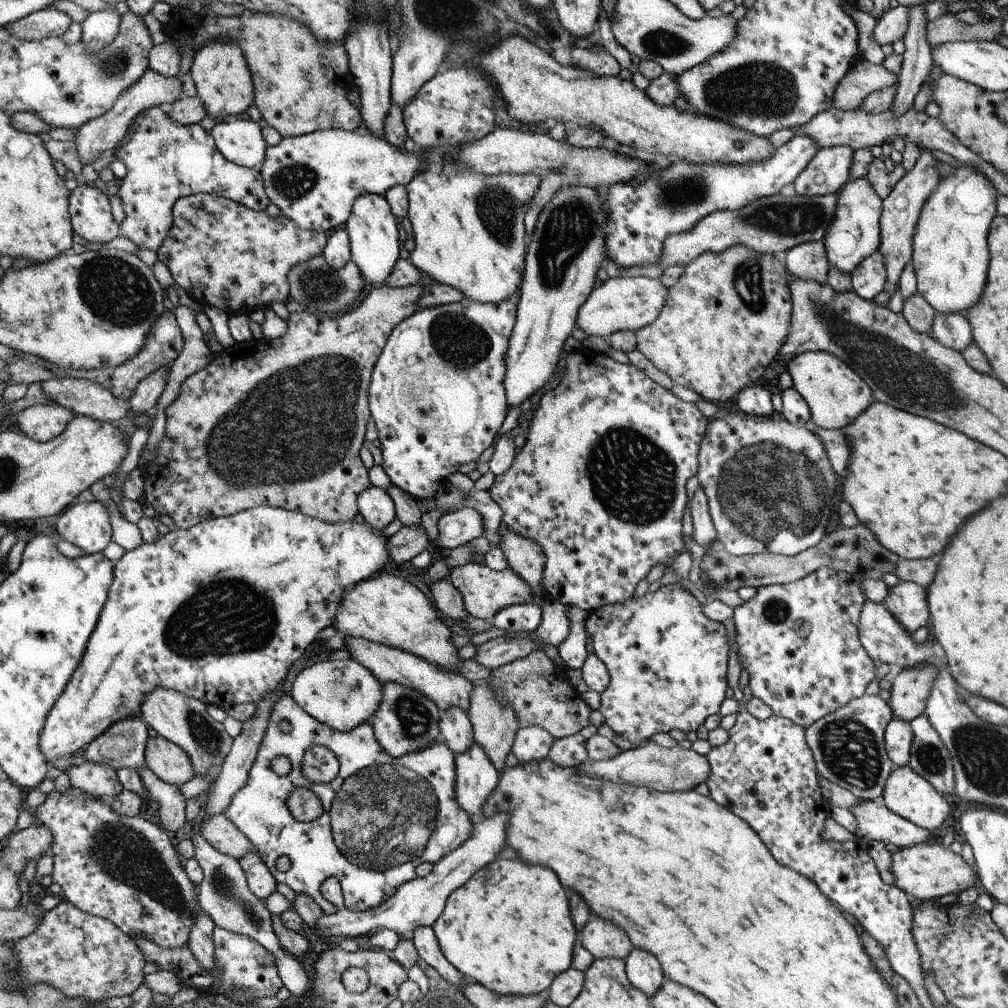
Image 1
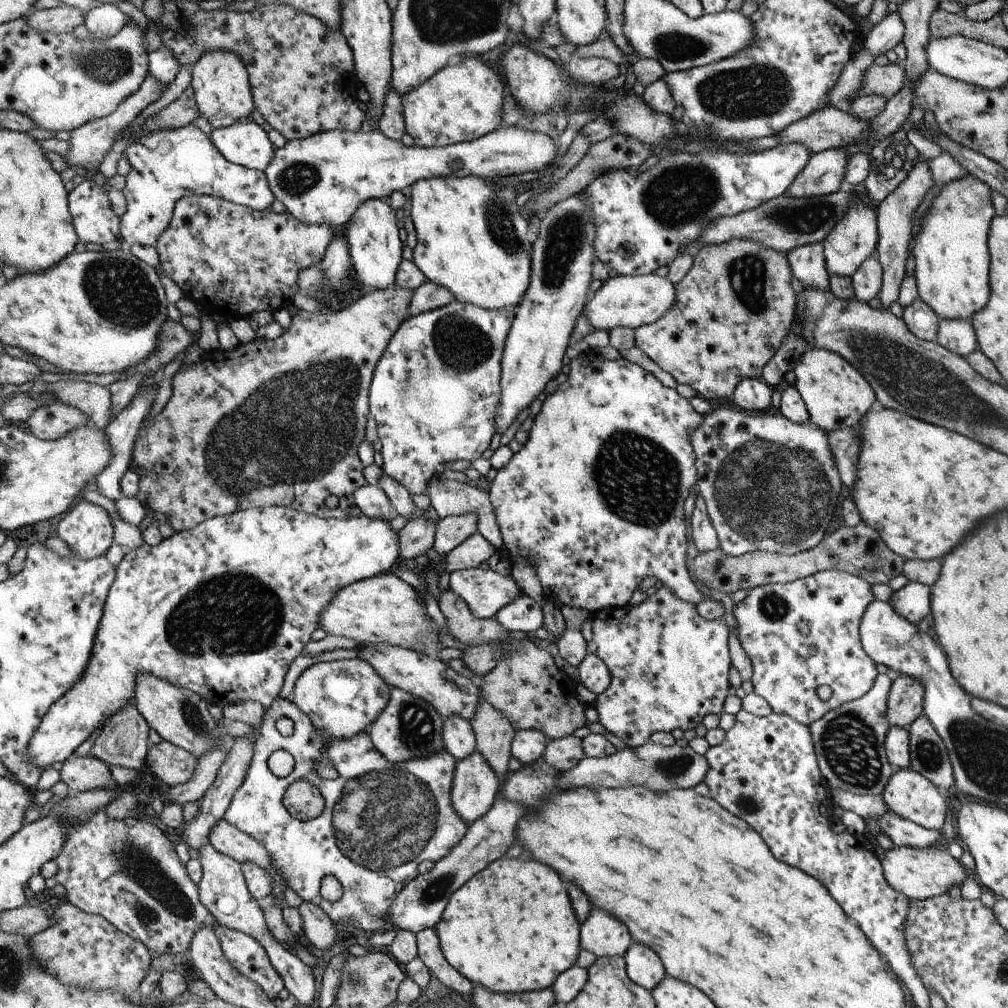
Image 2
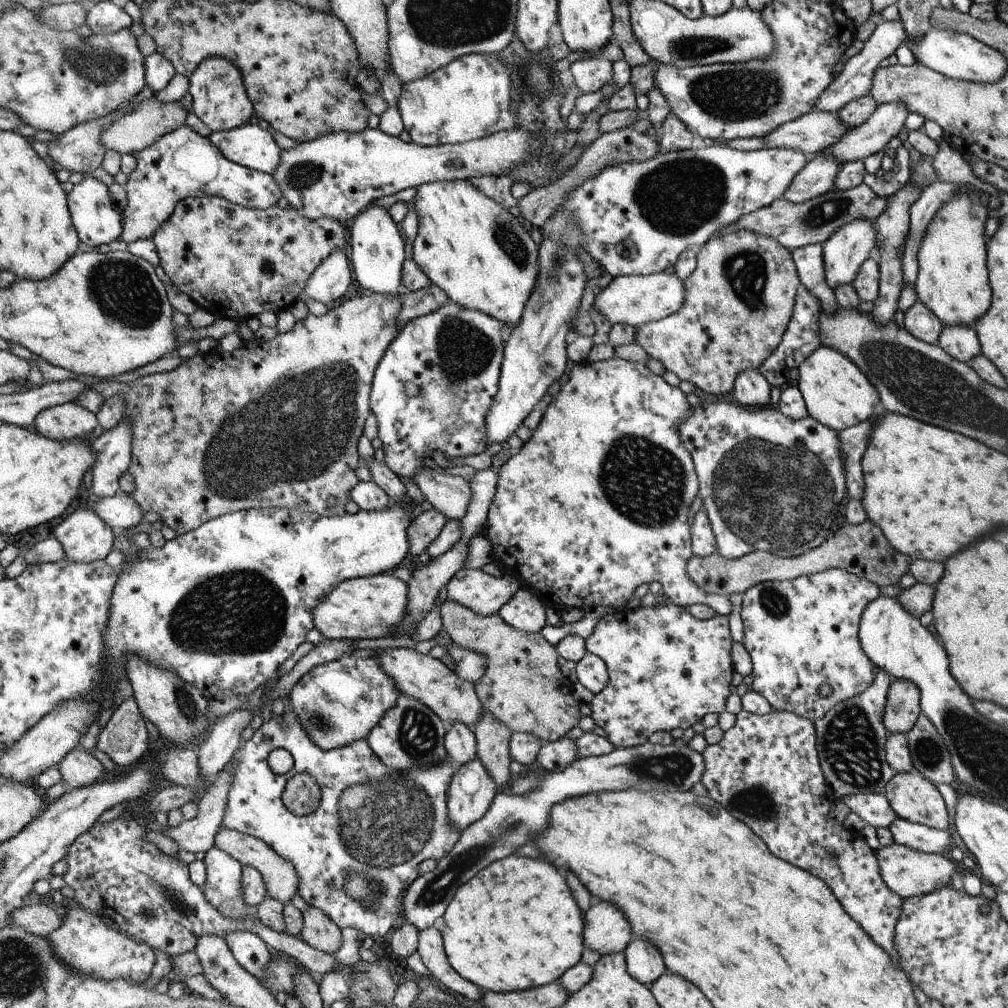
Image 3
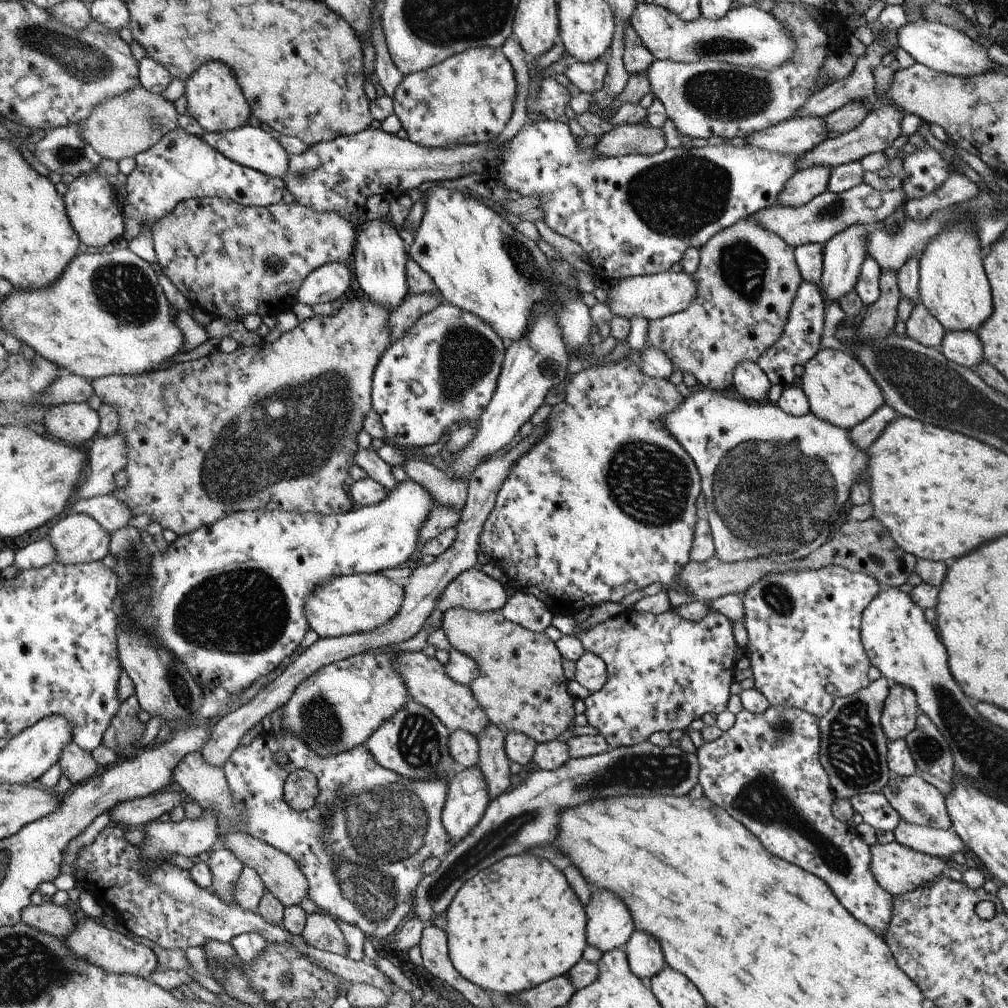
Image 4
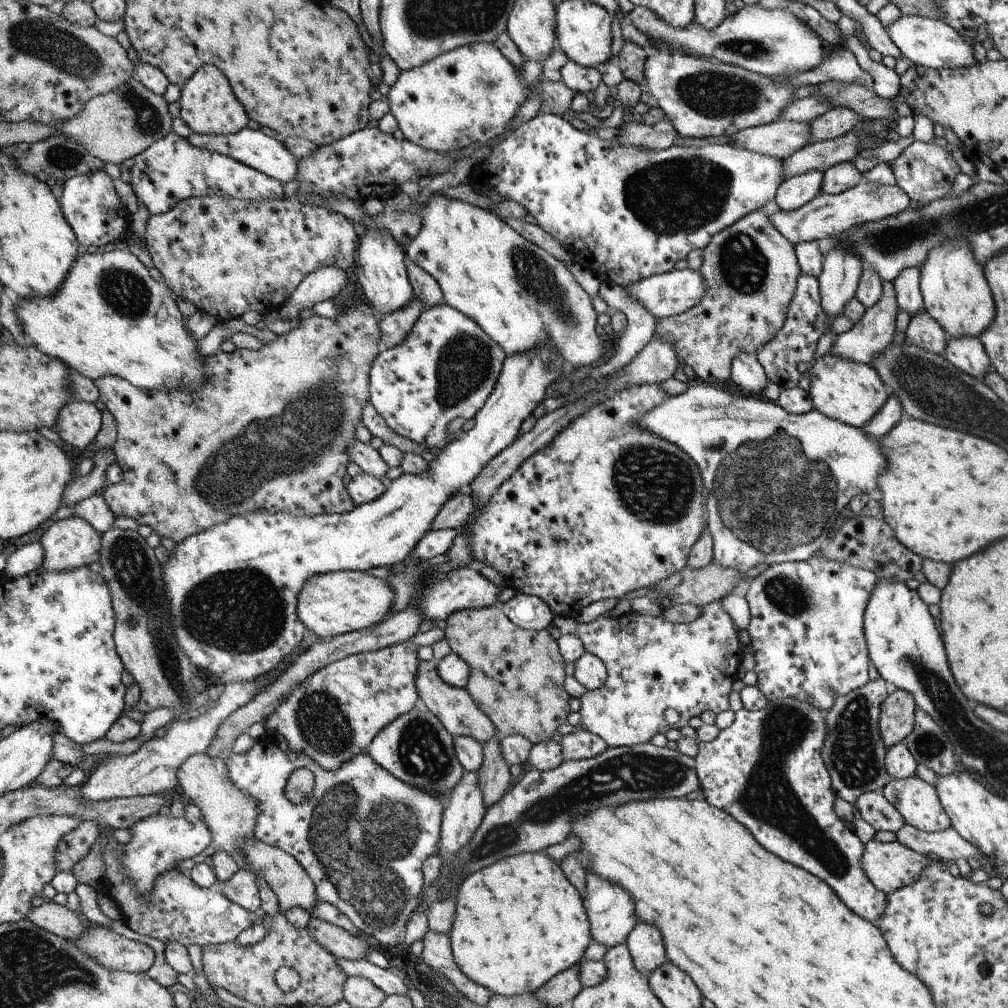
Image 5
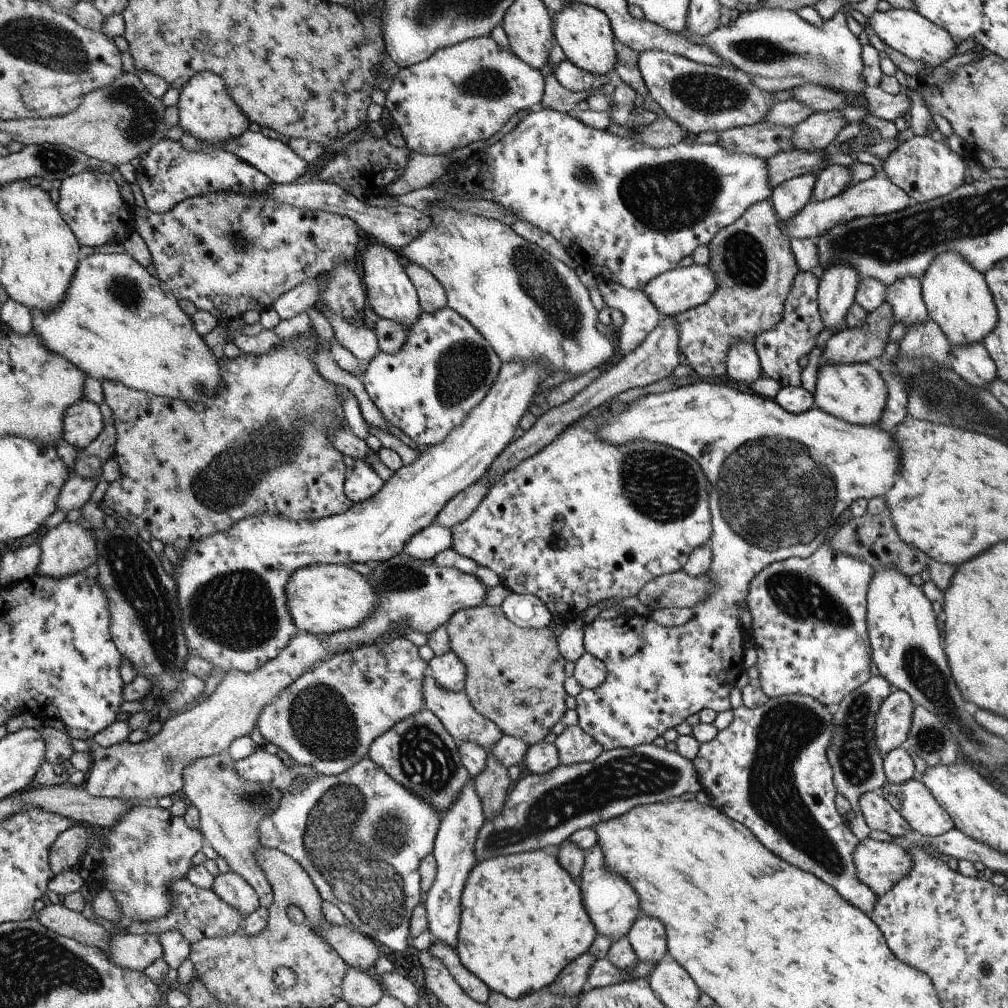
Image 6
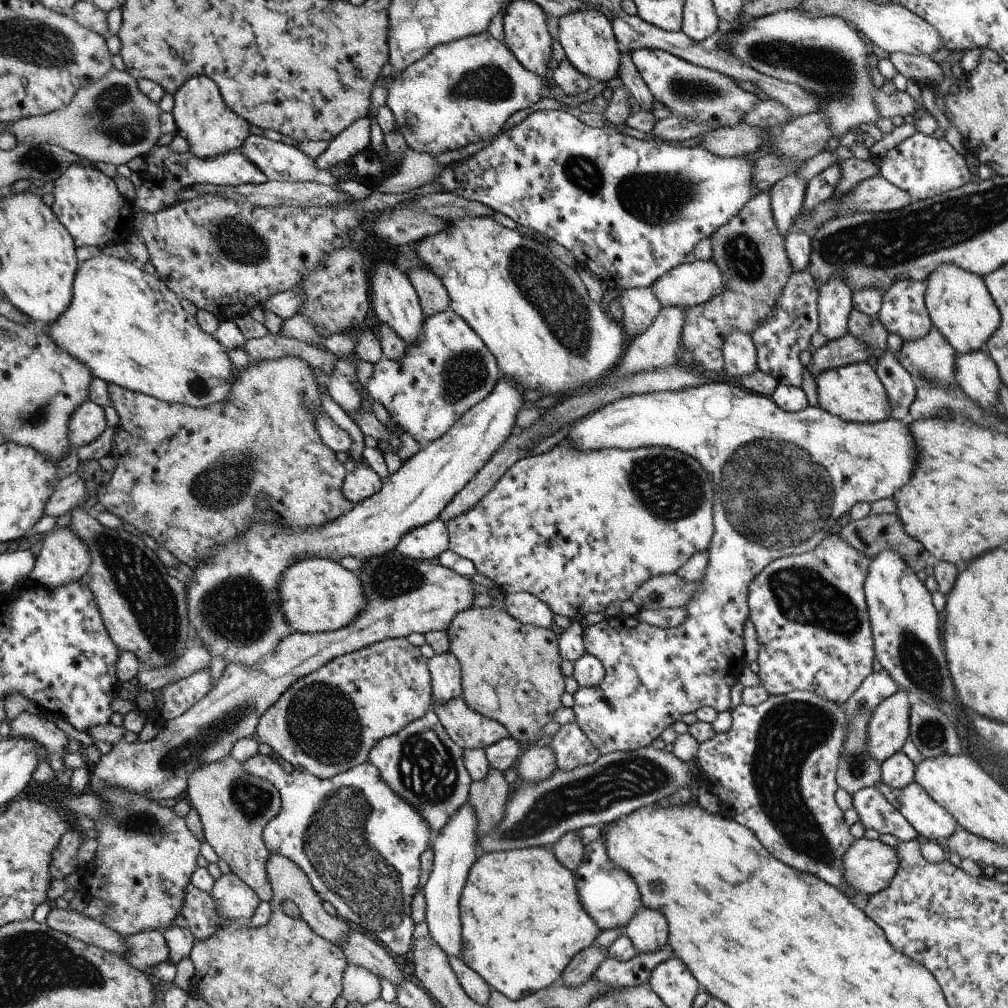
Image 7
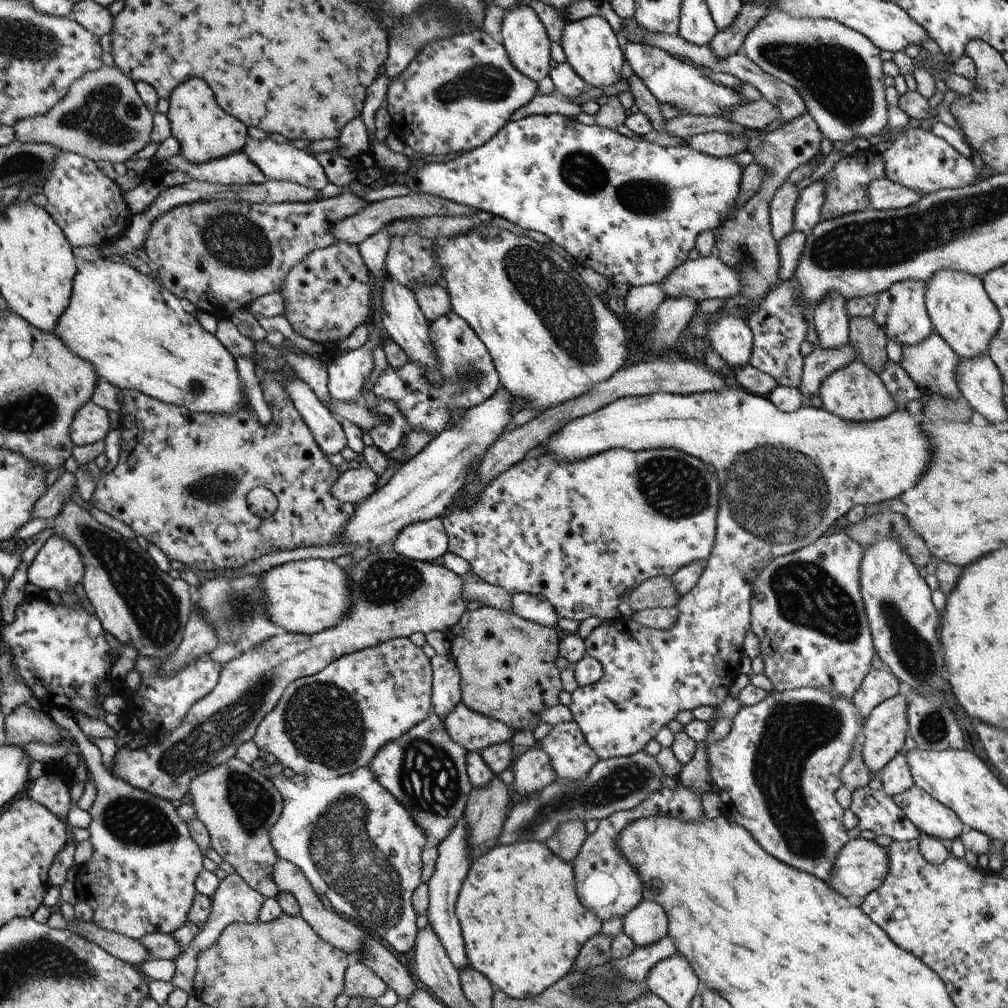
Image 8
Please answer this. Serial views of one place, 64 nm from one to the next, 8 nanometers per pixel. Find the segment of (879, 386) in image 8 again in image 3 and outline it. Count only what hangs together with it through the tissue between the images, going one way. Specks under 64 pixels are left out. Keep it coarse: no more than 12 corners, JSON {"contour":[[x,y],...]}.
{"contour":[[822,345],[794,384],[809,416],[836,432],[880,401],[847,356]]}

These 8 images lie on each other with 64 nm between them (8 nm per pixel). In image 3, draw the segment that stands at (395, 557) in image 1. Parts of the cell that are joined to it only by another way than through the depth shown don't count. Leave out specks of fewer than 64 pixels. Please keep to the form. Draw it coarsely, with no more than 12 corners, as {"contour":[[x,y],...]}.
{"contour":[[434,508],[420,512],[406,529],[408,552],[422,554],[447,520]]}

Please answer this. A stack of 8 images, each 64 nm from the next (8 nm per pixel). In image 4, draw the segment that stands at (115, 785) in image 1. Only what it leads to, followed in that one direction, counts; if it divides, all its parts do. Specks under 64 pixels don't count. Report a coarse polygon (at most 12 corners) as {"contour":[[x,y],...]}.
{"contour":[[75,742],[60,763],[73,787],[101,770],[91,752]]}

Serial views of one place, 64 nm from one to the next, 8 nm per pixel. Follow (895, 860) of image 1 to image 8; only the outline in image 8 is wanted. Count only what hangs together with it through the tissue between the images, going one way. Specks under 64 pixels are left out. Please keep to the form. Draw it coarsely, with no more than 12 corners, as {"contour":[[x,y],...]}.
{"contour":[[850,839],[827,883],[865,898],[882,886],[889,854],[876,841]]}

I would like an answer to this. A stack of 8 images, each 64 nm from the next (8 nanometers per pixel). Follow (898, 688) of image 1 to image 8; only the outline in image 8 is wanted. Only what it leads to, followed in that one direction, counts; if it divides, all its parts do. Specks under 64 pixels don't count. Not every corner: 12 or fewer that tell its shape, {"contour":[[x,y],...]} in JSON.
{"contour":[[908,696],[875,706],[861,753],[873,776],[905,748]]}

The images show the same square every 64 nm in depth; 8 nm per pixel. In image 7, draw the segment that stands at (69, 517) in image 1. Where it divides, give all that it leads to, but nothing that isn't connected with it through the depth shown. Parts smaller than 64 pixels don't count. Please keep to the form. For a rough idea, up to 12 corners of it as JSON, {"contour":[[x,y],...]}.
{"contour":[[70,527],[41,536],[29,580],[80,581],[93,561]]}

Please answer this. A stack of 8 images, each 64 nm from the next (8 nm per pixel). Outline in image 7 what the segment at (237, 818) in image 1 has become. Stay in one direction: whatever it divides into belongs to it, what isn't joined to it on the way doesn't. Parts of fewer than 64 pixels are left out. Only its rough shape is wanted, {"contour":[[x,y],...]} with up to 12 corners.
{"contour":[[369,760],[331,779],[243,762],[281,810],[262,833],[391,952],[430,823]]}

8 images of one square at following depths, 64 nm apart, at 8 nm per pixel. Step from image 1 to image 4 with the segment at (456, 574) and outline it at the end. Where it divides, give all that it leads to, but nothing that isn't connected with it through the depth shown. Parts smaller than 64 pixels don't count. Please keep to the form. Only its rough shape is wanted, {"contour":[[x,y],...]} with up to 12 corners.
{"contour":[[481,568],[461,572],[437,600],[462,607],[500,611],[506,585]]}

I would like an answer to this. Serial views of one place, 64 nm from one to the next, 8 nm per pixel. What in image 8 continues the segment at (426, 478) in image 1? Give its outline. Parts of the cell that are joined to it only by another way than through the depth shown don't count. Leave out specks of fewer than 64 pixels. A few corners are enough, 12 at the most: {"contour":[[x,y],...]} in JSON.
{"contour":[[459,314],[429,323],[446,383],[407,360],[371,386],[414,431],[434,437],[453,413],[501,387],[492,355]]}

